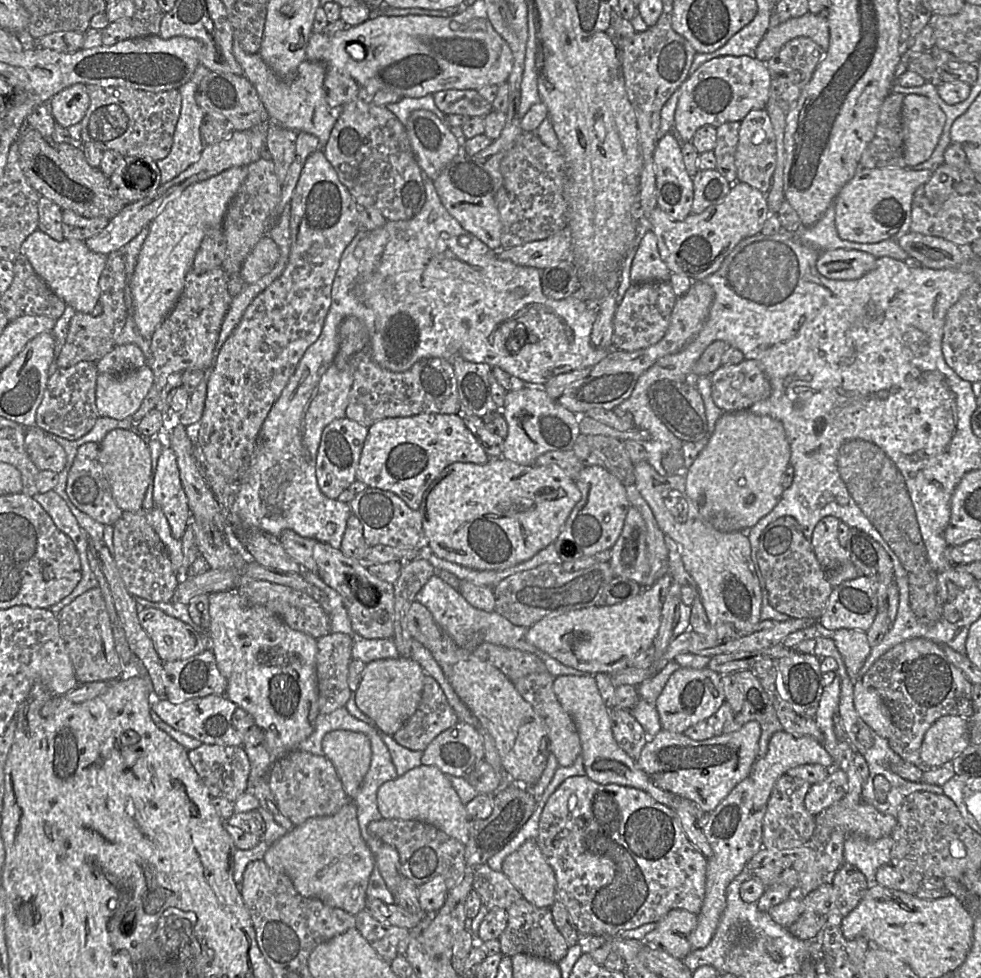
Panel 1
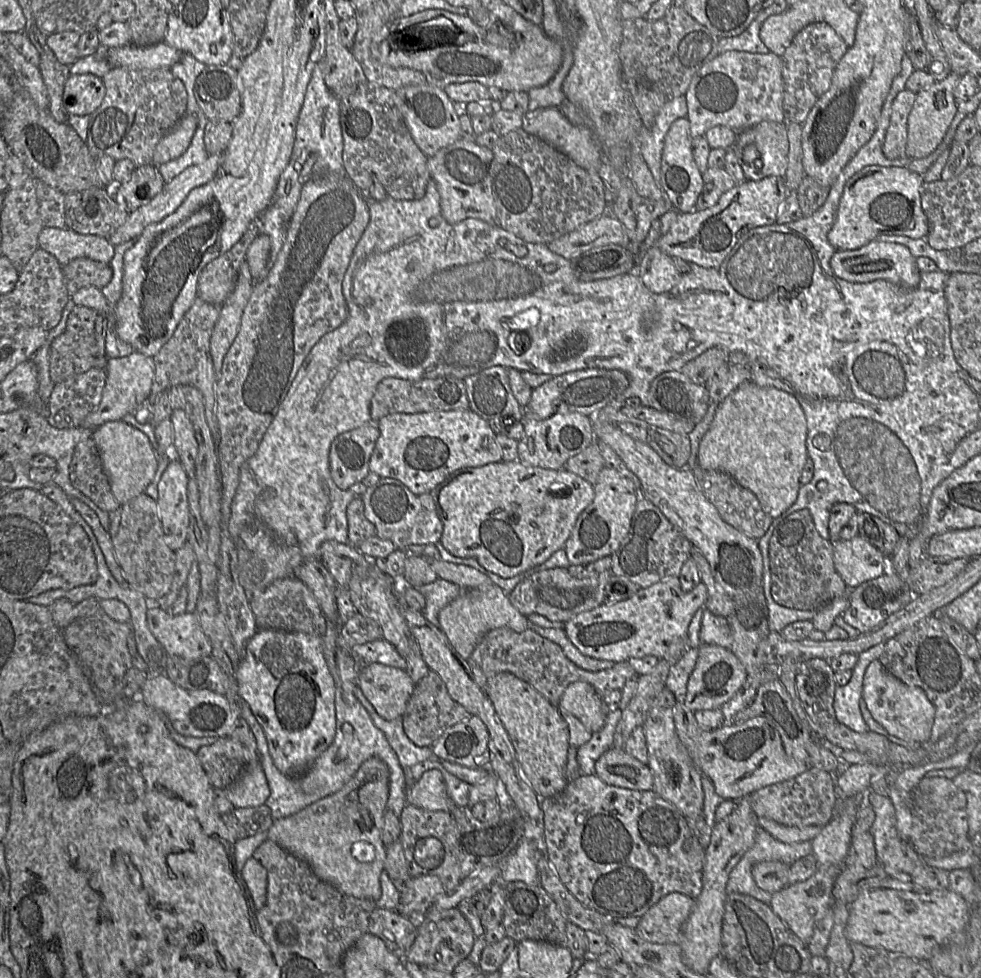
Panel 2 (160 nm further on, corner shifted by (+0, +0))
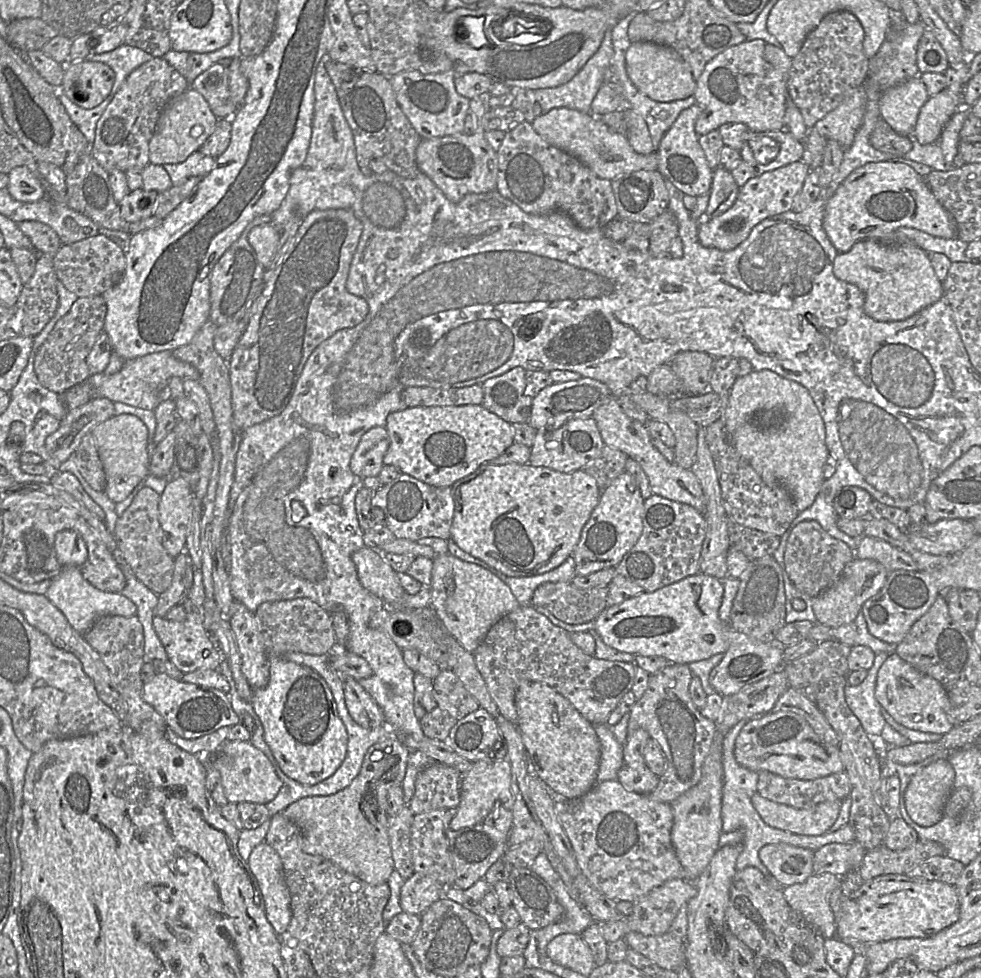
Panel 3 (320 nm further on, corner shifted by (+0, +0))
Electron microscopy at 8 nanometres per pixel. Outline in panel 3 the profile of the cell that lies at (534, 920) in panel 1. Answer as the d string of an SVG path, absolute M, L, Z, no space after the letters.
M513 867L509 878L511 906L530 931L560 921L563 907L549 884L530 867Z

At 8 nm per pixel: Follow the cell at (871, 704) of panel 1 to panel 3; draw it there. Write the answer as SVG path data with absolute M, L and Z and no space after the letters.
M896 653L888 655L878 671L875 698L897 723L906 728L944 735L954 726L947 717L949 699L941 683L919 672Z

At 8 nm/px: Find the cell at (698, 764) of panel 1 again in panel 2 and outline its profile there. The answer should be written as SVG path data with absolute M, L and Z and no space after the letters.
M684 701L676 703L673 717L676 733L693 763L710 778L716 793L724 800L738 801L760 788L792 779L809 770L803 762L786 754L778 731L764 717L706 731L699 727L694 712L684 705Z

